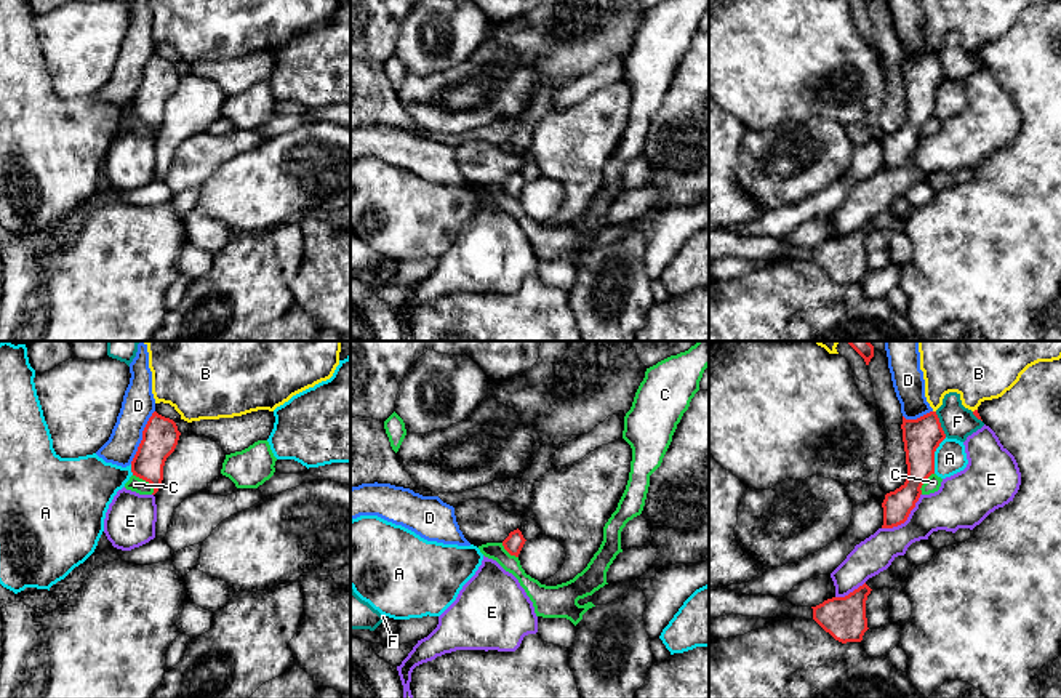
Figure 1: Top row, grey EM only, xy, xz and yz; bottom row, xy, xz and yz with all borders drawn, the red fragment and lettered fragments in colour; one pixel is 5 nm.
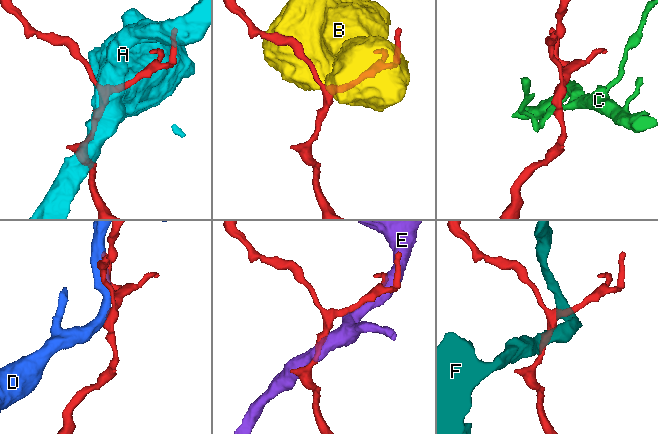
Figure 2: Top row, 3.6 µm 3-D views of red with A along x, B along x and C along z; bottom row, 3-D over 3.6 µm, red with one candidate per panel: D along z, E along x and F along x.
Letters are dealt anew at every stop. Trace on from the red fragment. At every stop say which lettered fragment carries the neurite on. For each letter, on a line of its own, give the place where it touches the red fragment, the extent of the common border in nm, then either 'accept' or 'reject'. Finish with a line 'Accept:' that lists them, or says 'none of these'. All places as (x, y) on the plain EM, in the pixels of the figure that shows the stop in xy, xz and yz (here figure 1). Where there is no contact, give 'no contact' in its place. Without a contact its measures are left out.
A: yz (933, 96) | 200 nm | reject
B: yz (975, 52) | 30 nm | reject
C: xy (146, 122) | 140 nm | reject
D: xy (143, 79) | 300 nm | reject
E: yz (906, 160) | 260 nm | reject
F: yz (940, 66) | 140 nm | reject
Accept: none of these

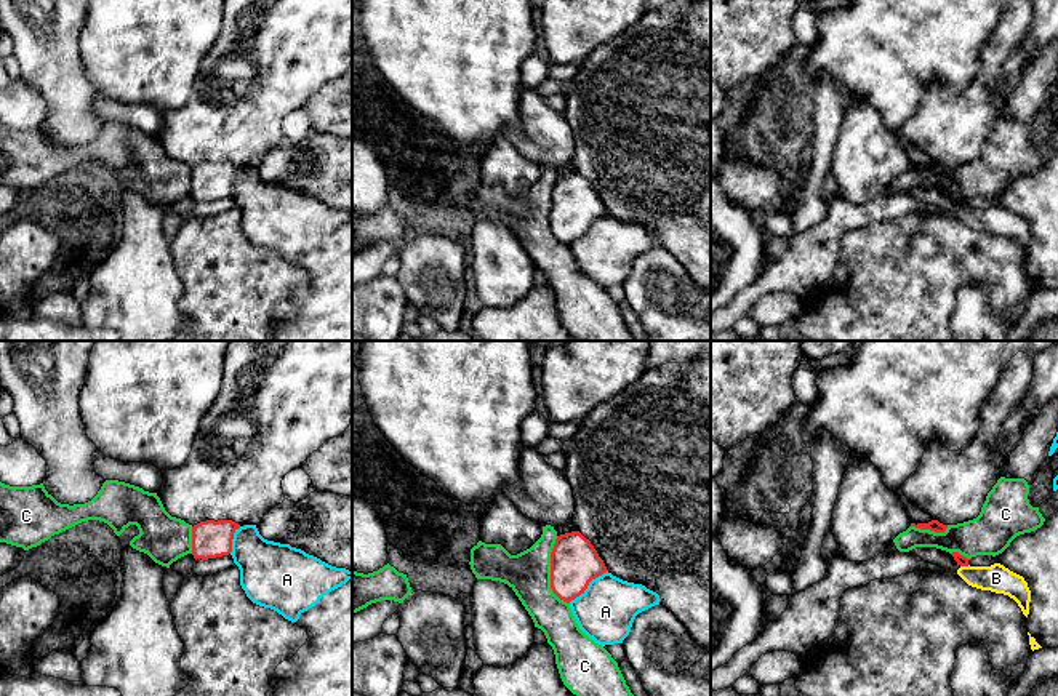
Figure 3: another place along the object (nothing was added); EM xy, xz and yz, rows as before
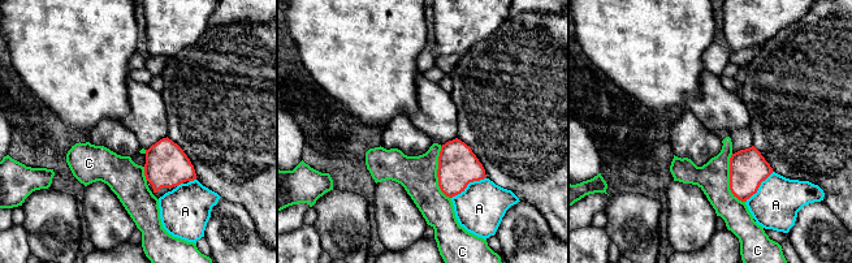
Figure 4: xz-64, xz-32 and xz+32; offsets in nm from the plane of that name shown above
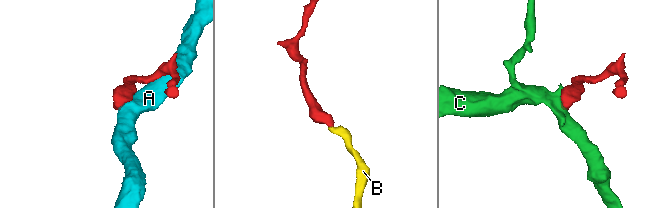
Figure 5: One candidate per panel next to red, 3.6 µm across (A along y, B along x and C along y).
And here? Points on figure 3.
A: xz (588, 226) | 260 nm | reject
B: yz (964, 207) | 50 nm | accept
C: xz (551, 213) | 360 nm | reject
Accept: B

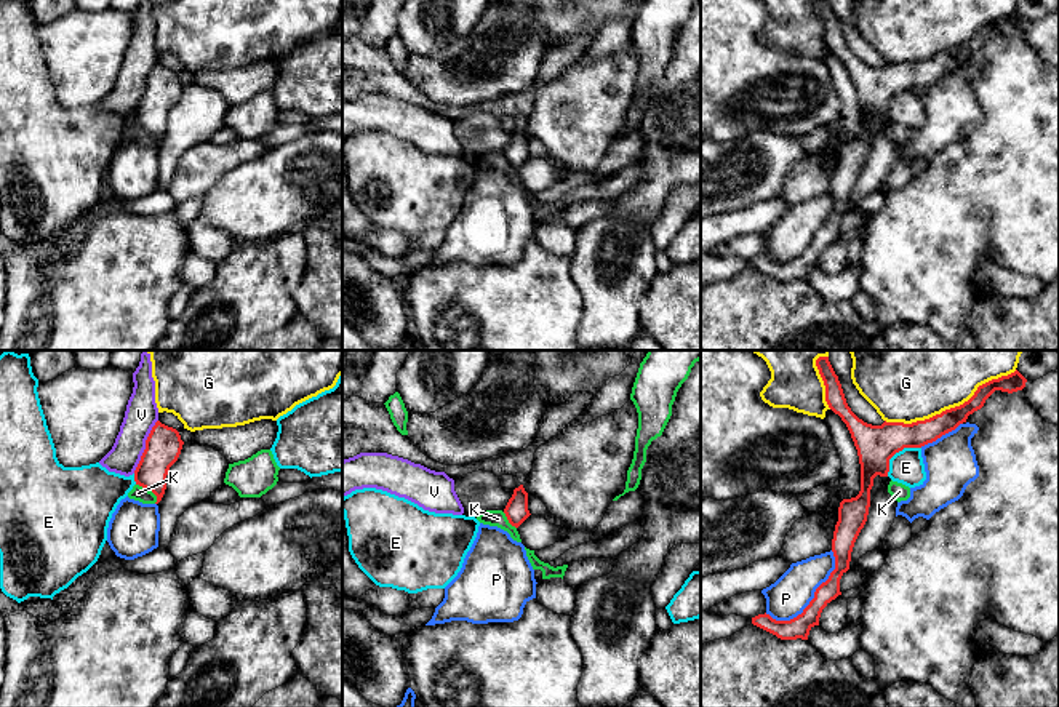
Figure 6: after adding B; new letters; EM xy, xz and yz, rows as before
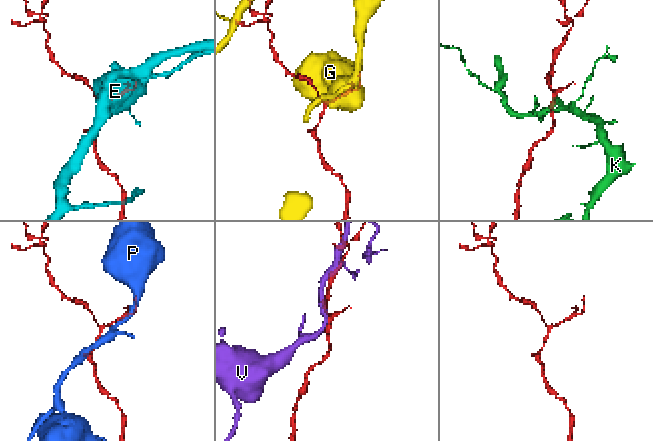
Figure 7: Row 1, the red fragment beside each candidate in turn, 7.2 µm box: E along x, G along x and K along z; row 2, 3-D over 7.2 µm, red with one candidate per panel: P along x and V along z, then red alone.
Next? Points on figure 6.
E: yz (896, 93) | 220 nm | reject
G: yz (951, 50) | 700 nm | reject
K: xy (149, 131) | 140 nm | reject
P: yz (811, 242) | 460 nm | reject
V: xy (146, 88) | 300 nm | reject
Accept: none of these

